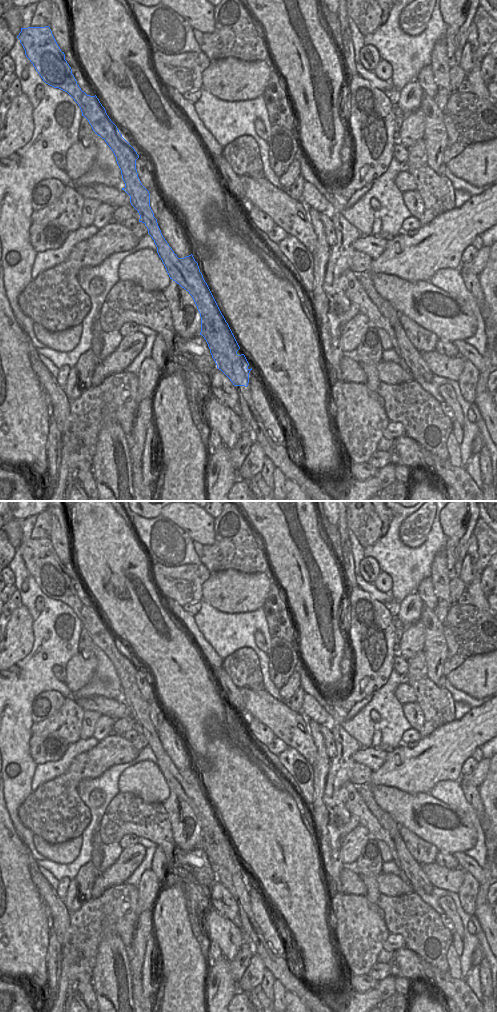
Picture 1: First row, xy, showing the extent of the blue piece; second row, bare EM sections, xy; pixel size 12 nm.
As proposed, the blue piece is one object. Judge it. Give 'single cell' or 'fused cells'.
fused cells

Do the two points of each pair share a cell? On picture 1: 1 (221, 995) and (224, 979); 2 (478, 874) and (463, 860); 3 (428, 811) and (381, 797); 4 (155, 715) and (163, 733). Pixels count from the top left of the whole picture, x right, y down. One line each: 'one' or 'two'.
1: one
2: one
3: one
4: two

